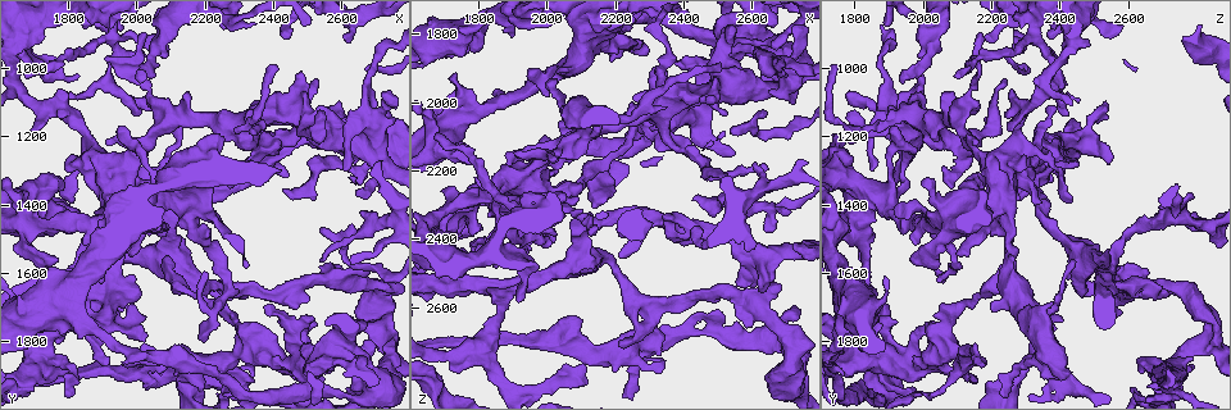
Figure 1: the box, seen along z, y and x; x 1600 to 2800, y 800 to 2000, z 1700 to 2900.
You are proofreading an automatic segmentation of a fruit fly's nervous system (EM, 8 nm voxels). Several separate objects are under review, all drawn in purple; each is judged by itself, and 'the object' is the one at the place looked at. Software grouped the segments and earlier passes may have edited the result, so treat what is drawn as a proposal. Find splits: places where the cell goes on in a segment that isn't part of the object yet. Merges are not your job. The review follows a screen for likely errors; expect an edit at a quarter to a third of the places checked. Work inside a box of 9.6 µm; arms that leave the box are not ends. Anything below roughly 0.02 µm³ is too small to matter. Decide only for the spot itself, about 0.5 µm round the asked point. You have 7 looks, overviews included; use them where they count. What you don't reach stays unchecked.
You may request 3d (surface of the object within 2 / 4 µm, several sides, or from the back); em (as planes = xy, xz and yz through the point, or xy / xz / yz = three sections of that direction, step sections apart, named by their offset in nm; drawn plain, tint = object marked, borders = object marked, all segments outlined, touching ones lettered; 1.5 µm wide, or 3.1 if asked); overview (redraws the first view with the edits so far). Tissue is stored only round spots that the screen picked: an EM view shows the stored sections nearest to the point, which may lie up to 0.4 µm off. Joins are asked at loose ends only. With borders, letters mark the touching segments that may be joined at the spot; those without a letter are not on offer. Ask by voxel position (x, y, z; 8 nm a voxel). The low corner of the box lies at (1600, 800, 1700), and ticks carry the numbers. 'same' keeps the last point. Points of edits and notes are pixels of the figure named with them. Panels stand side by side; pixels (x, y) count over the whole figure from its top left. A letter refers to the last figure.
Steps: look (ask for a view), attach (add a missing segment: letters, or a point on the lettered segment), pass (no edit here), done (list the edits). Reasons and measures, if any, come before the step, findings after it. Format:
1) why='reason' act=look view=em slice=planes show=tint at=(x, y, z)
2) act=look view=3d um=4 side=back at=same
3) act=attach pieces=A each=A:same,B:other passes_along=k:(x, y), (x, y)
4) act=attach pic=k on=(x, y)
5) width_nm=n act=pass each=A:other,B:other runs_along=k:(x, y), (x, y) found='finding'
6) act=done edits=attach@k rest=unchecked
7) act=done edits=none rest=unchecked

why='an open end' act=look view=em slice=planes show=tint at=(2630, 1330, 2380)

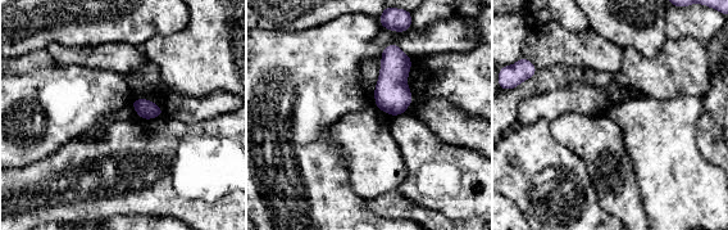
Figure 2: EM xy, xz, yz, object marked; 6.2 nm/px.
act=look view=em slice=planes show=borders at=same

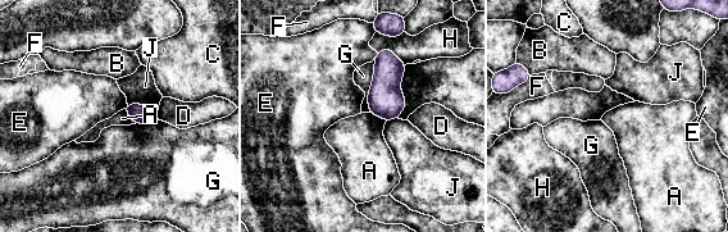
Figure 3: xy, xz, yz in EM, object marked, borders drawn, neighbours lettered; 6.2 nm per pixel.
act=pass each=A:other,B:other,C:other,D:other,E:other,F:other,G:other,H:other,J:other border=3:(124, 108), (135, 123) found='no lettered segment goes on from it'

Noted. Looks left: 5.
why='tapers out' act=look view=em slice=xy step=8 show=borders at=(2260, 1350, 2070)

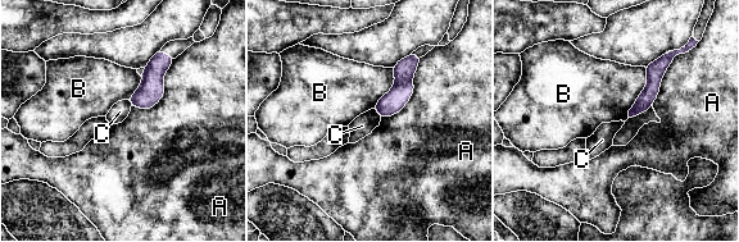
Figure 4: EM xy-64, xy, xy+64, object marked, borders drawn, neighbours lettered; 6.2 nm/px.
act=look view=em slice=planes show=borders at=same

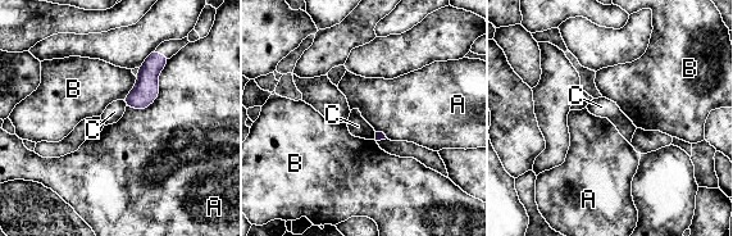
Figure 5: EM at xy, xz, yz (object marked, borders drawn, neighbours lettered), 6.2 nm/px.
act=pass each=A:other,B:other,C:other found='none of them fits'

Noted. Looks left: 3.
act=look view=em slice=planes show=tint at=(2210, 1280, 2440)

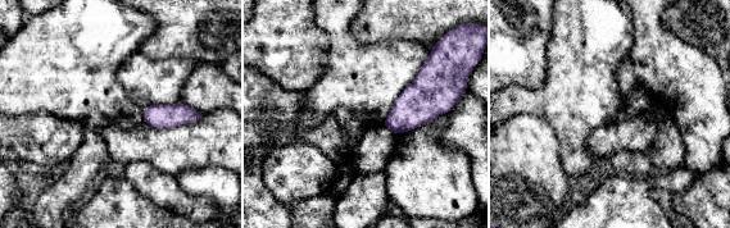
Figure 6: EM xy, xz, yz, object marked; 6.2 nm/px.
why='what lies round it' act=look view=em slice=planes show=borders at=same

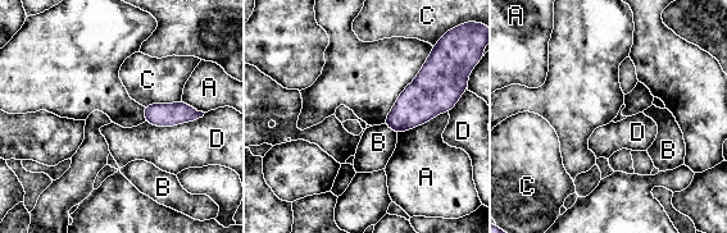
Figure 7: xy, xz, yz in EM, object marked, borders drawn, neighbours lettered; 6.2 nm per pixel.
width_nm=140 act=pass each=A:other,B:other,C:other,D:other found='none of them fits'

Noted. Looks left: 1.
act=done edits=none rest=unchecked

